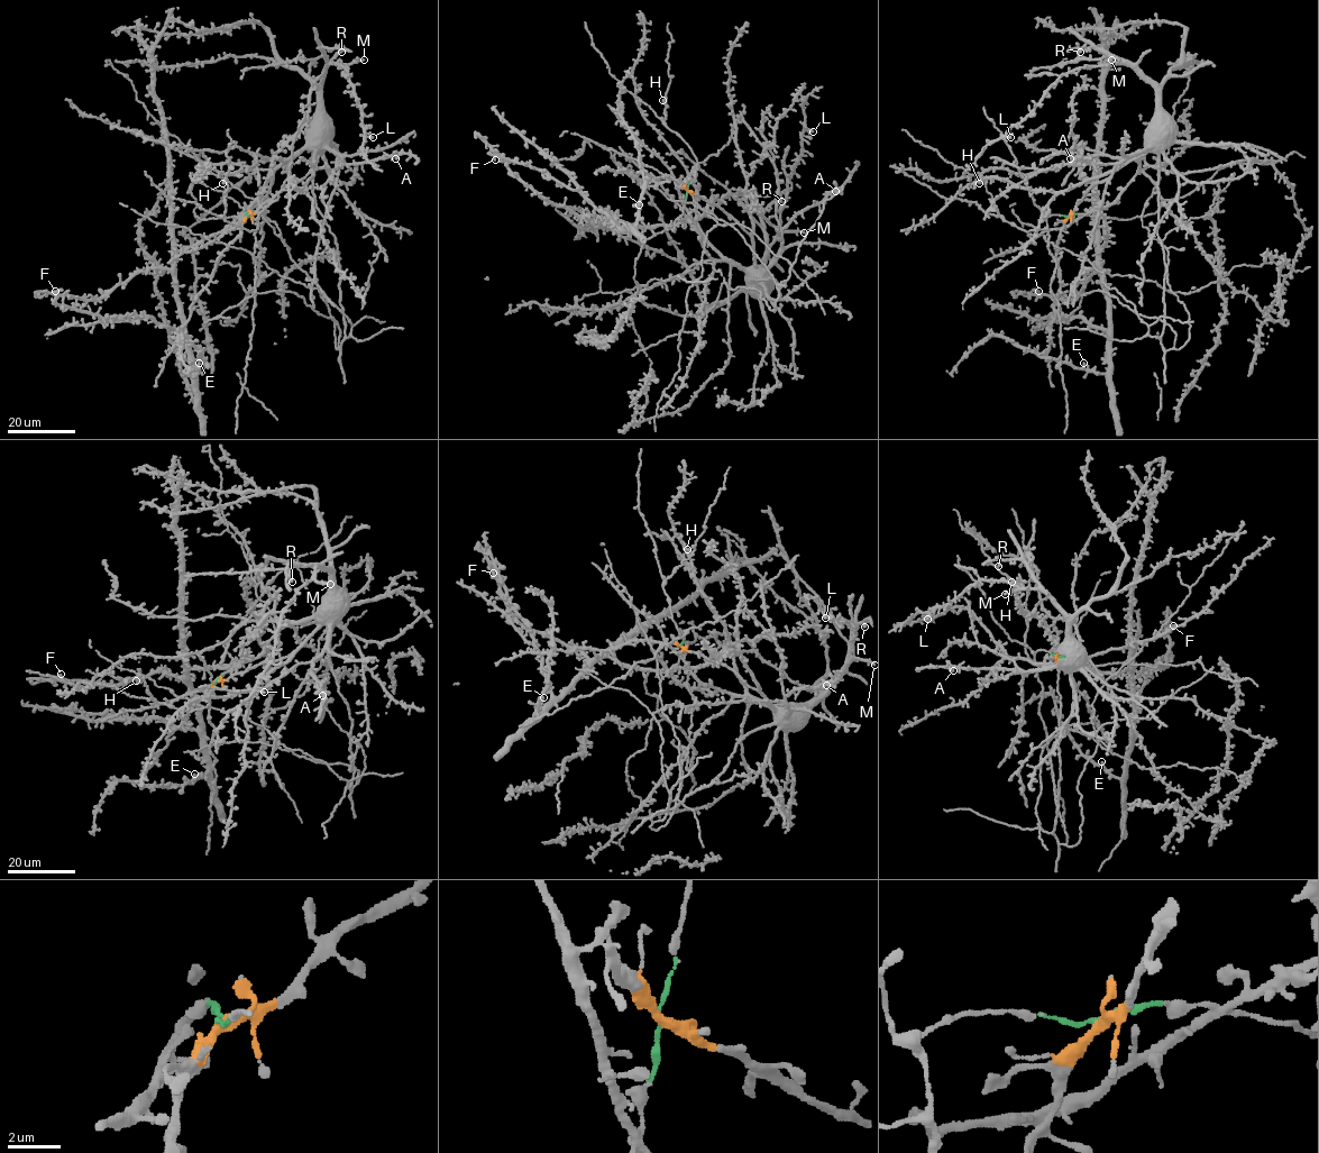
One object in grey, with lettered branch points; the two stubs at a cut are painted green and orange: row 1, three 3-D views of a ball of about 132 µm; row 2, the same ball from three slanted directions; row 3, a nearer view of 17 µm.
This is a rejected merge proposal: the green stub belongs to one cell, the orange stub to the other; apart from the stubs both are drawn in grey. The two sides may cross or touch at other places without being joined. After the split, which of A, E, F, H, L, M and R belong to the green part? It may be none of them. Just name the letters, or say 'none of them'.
E, F, H

